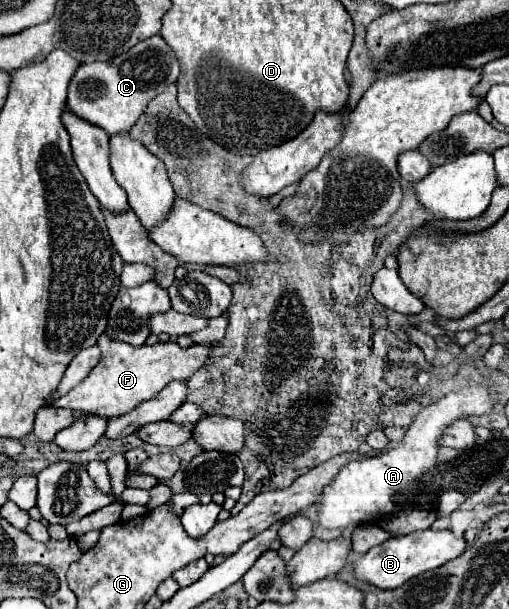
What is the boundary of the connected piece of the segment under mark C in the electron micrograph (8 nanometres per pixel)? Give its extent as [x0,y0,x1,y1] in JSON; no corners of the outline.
[67,36,179,136]

